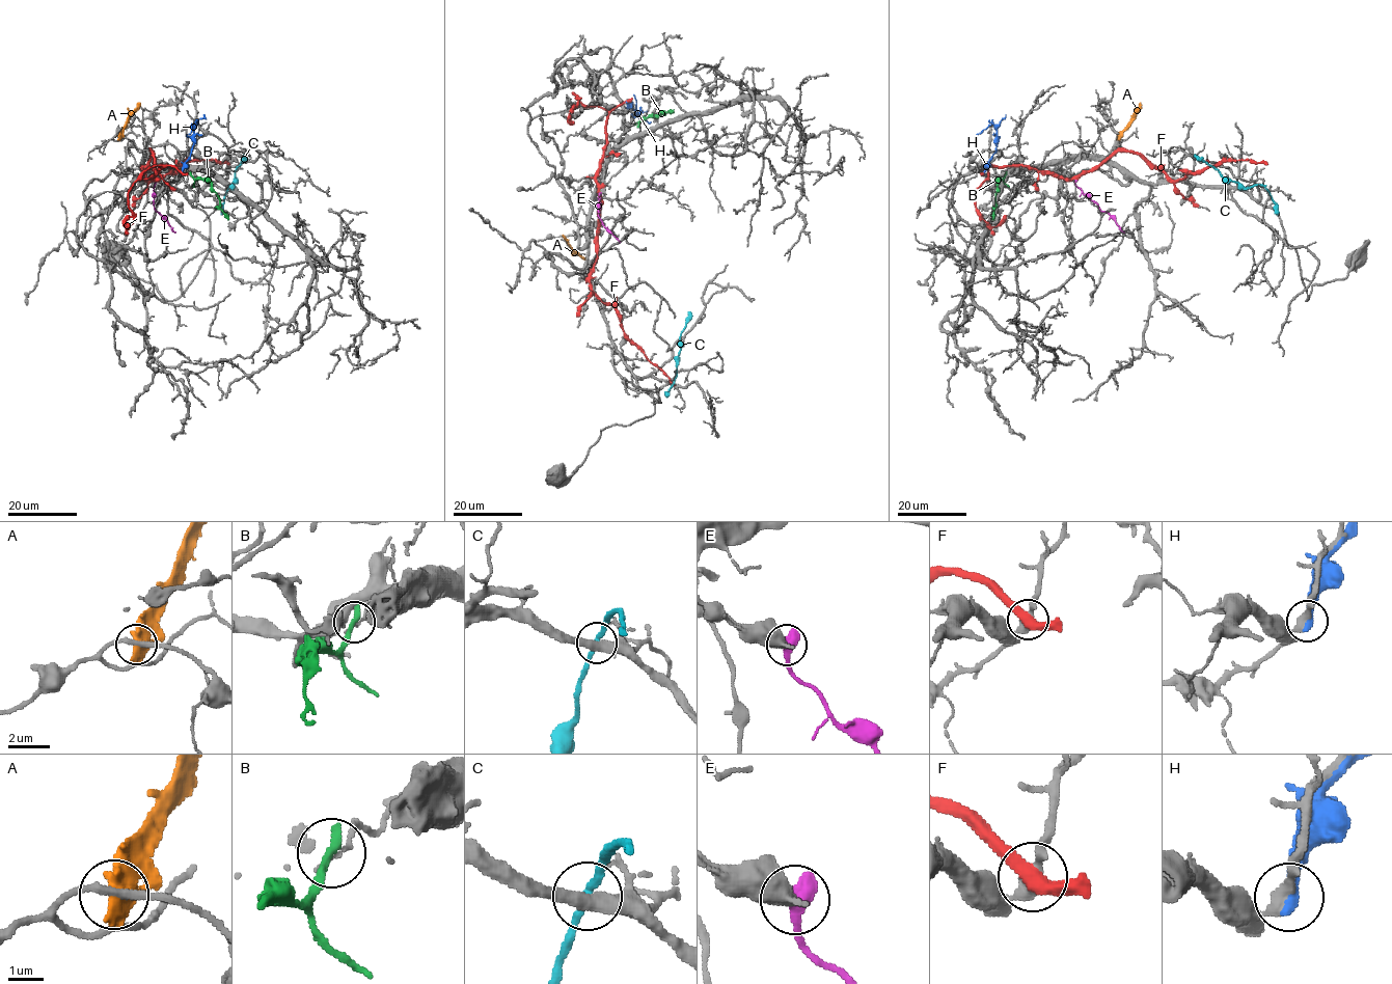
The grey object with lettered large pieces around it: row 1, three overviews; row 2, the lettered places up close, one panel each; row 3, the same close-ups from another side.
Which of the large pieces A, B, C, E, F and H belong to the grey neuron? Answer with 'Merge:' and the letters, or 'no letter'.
Merge: E

